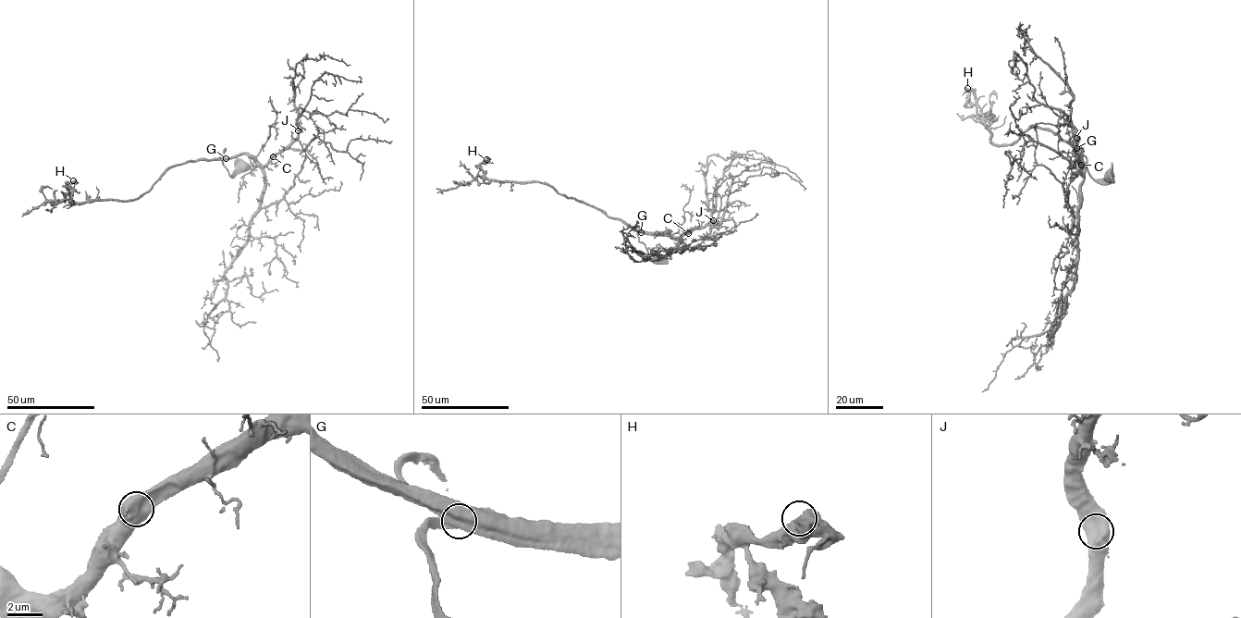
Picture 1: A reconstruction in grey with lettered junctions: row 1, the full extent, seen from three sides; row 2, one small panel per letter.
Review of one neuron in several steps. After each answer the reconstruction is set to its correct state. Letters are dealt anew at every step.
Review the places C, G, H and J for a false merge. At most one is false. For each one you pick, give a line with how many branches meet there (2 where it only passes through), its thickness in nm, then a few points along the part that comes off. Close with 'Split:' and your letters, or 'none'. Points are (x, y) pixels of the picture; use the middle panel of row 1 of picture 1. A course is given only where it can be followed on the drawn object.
Split: none

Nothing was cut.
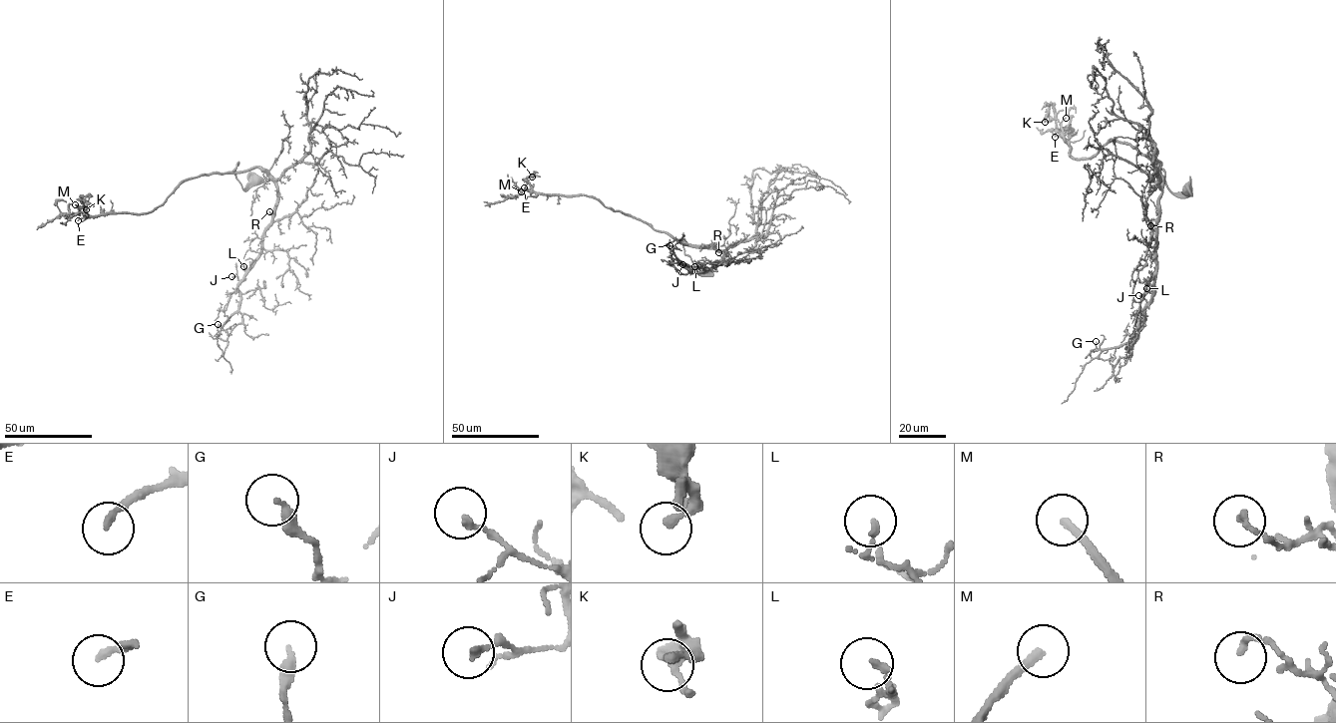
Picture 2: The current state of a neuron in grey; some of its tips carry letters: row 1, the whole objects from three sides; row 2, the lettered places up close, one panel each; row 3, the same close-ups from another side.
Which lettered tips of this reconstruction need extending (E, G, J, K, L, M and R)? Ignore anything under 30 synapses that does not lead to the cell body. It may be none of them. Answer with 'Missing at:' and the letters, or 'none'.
Missing at: M

